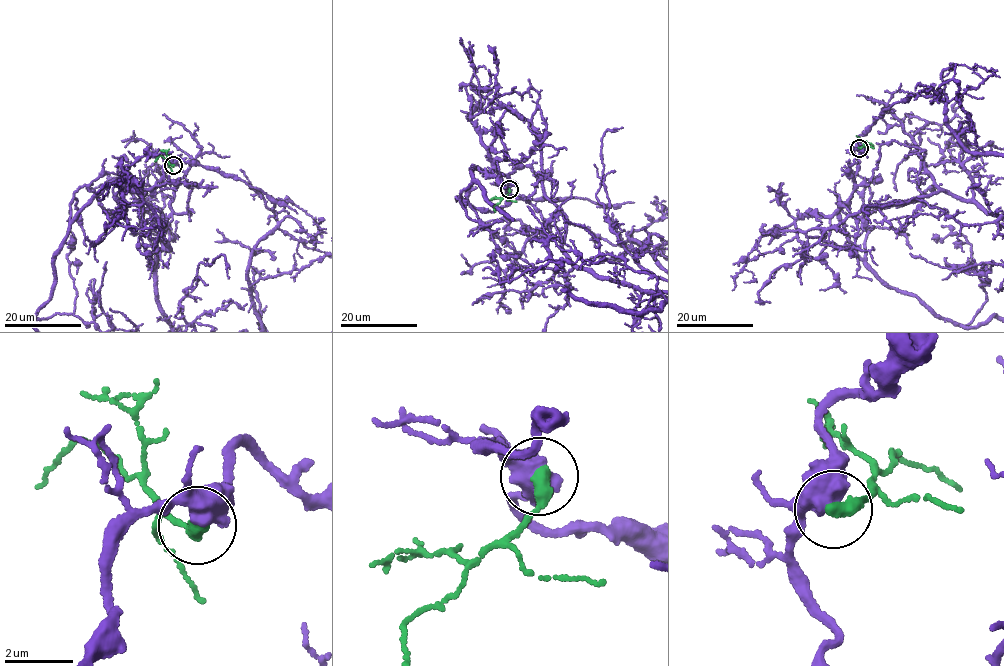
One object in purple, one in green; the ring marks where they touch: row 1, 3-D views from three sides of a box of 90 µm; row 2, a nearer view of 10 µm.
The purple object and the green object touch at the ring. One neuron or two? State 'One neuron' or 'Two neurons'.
Two neurons

